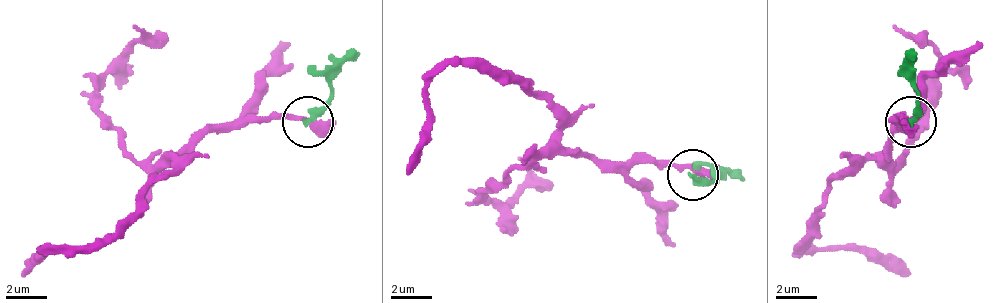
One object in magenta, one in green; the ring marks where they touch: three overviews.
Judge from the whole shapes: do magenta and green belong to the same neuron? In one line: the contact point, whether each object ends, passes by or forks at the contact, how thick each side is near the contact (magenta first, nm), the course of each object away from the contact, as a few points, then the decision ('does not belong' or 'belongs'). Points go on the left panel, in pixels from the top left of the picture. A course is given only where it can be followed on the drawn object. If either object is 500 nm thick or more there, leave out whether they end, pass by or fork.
at (308, 121); magenta passes by; green ends there; 360 nm thick on the magenta side, 380 nm on the other; magenta runs (307, 123), (210, 123), (175, 153), (175, 168), (155, 183), (109, 234), (43, 249), (23, 275); green runs (307, 123), (327, 102), (352, 47); does not belong

